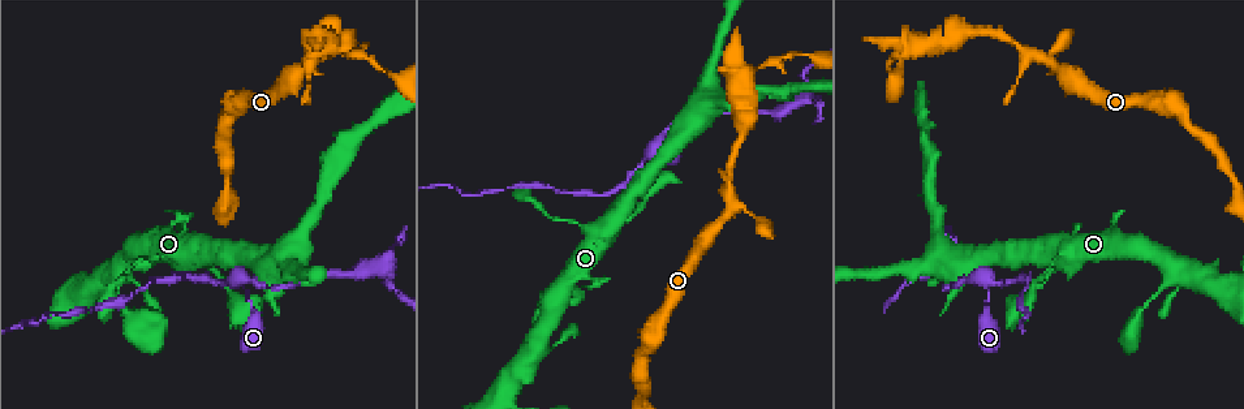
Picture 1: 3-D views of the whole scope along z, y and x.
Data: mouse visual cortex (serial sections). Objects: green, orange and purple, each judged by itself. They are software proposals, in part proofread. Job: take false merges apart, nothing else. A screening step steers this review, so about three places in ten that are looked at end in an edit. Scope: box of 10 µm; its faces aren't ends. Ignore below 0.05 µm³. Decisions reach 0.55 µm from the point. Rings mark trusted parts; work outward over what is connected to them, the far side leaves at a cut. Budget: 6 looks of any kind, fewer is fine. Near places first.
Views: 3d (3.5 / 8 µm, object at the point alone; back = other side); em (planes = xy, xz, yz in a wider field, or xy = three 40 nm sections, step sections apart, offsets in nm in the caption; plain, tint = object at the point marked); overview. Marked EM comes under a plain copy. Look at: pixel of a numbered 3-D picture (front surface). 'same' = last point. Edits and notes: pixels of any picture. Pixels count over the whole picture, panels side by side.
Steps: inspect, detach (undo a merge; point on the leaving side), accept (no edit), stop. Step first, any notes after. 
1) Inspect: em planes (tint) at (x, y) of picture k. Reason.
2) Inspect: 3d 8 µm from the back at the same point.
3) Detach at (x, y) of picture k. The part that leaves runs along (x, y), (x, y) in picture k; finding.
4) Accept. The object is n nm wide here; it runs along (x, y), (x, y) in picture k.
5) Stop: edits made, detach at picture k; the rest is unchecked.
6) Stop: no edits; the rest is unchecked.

Inspect: 3d 8 µm at (312, 61) of picture 1. Abrupt turn.

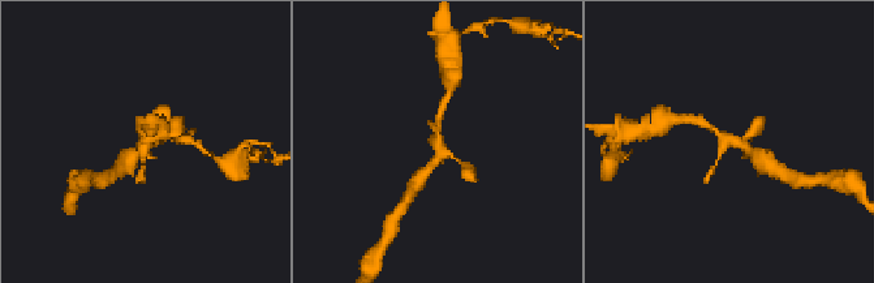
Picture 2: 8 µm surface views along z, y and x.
Inspect: em planes (tint) at the same point. Need the tissue.

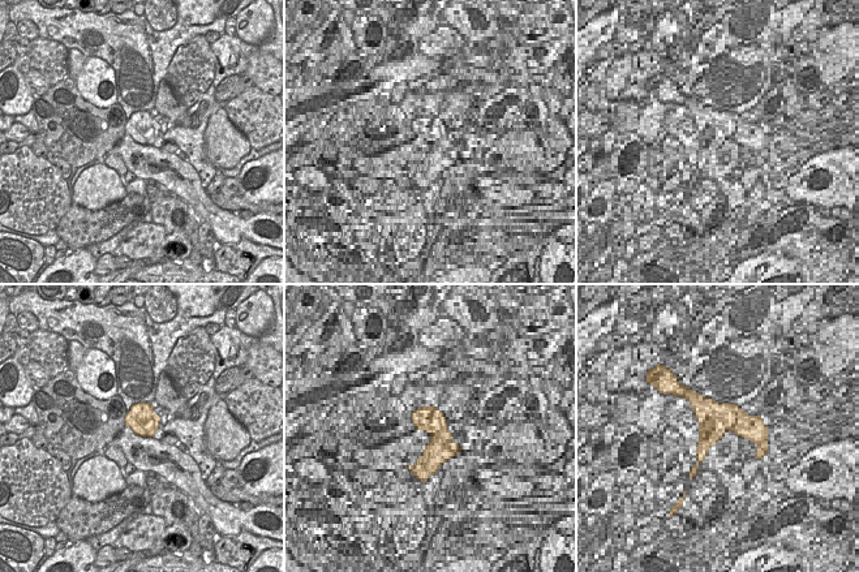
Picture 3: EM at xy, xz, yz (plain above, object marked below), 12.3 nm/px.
Accept. It runs along (762, 161), (706, 124) in picture 2; all the same cell.

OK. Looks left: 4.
Inspect: 3d 3.5 µm at (563, 220) of picture 1. A narrow waist.

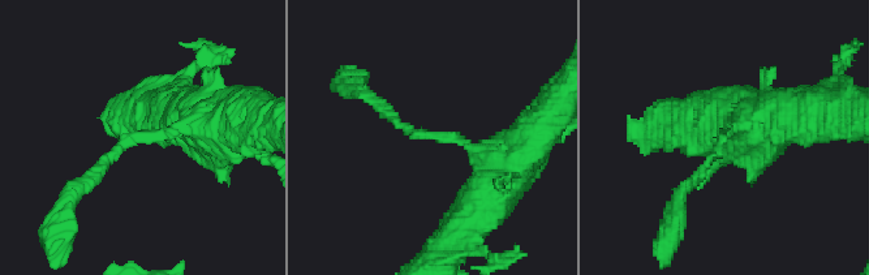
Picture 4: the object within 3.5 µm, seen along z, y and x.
Accept. It runs along (506, 171), (454, 137), (413, 134), (373, 98) in picture 4; all the same cell.

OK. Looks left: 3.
Inspect: 3d 3.5 µm at (337, 48) of picture 1. Narrows sharply.

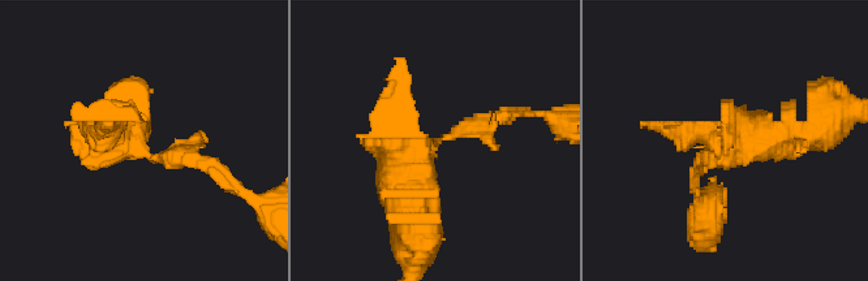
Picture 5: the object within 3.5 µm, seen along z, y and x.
Inspect: em xy step 5 (tint) at (138, 140) of picture 5.

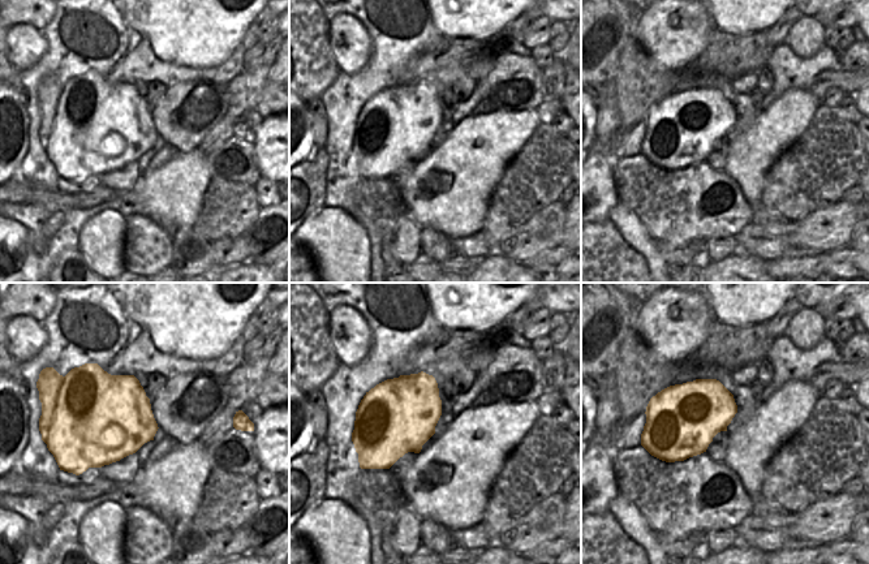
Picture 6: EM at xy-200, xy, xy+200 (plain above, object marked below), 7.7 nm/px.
Detach at (187, 159) of picture 5. The part that leaves runs along (153, 154), (205, 158), (261, 202) in picture 5; a second cell is stuck on.

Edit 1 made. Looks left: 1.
Stop: edits made, detach at picture 5; the rest is unchecked.

